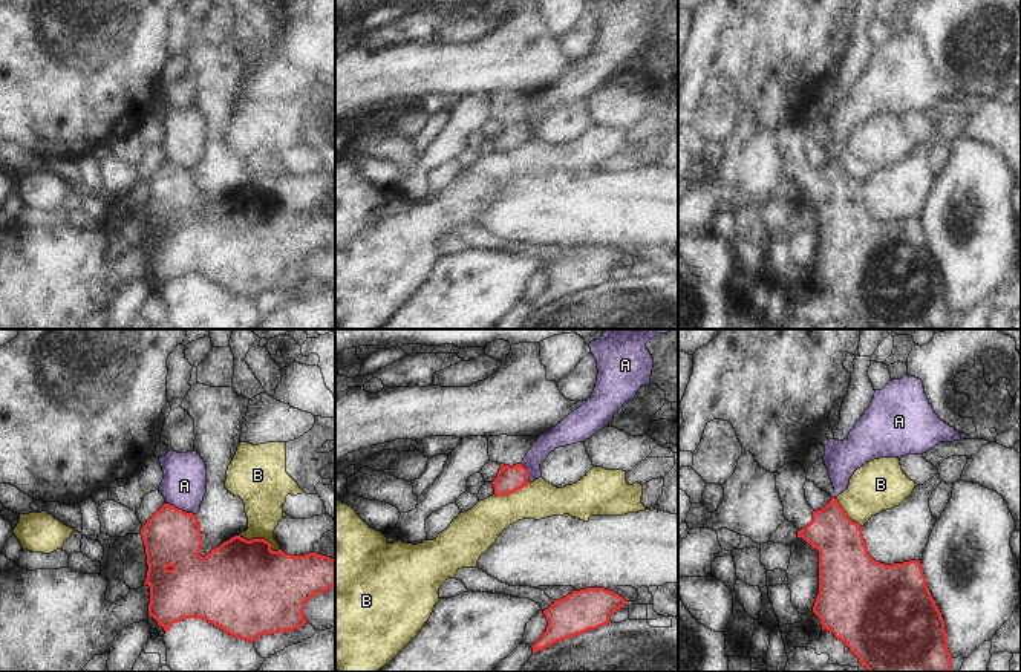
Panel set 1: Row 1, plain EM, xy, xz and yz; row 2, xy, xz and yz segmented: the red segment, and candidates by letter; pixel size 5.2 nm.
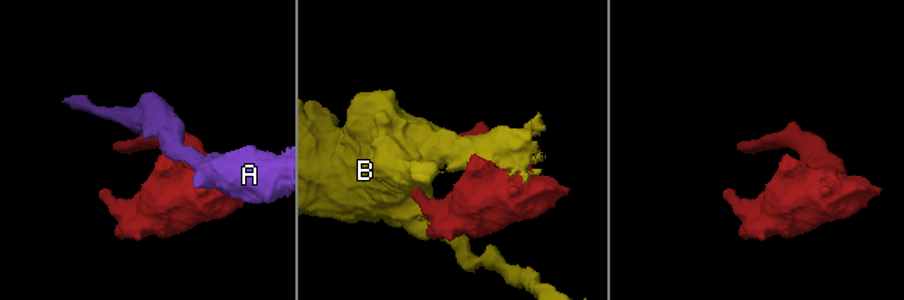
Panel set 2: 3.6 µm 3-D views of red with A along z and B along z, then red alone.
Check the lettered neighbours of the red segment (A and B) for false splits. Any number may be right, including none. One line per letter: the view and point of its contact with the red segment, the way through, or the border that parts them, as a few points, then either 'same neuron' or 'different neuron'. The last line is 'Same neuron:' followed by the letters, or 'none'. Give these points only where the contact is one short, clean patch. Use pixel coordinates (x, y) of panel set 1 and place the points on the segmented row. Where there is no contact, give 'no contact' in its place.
A: contact xy (181, 510); border xy (167, 502), (195, 515); different neuron
B: contact xy (260, 539); different neuron
Same neuron: none

